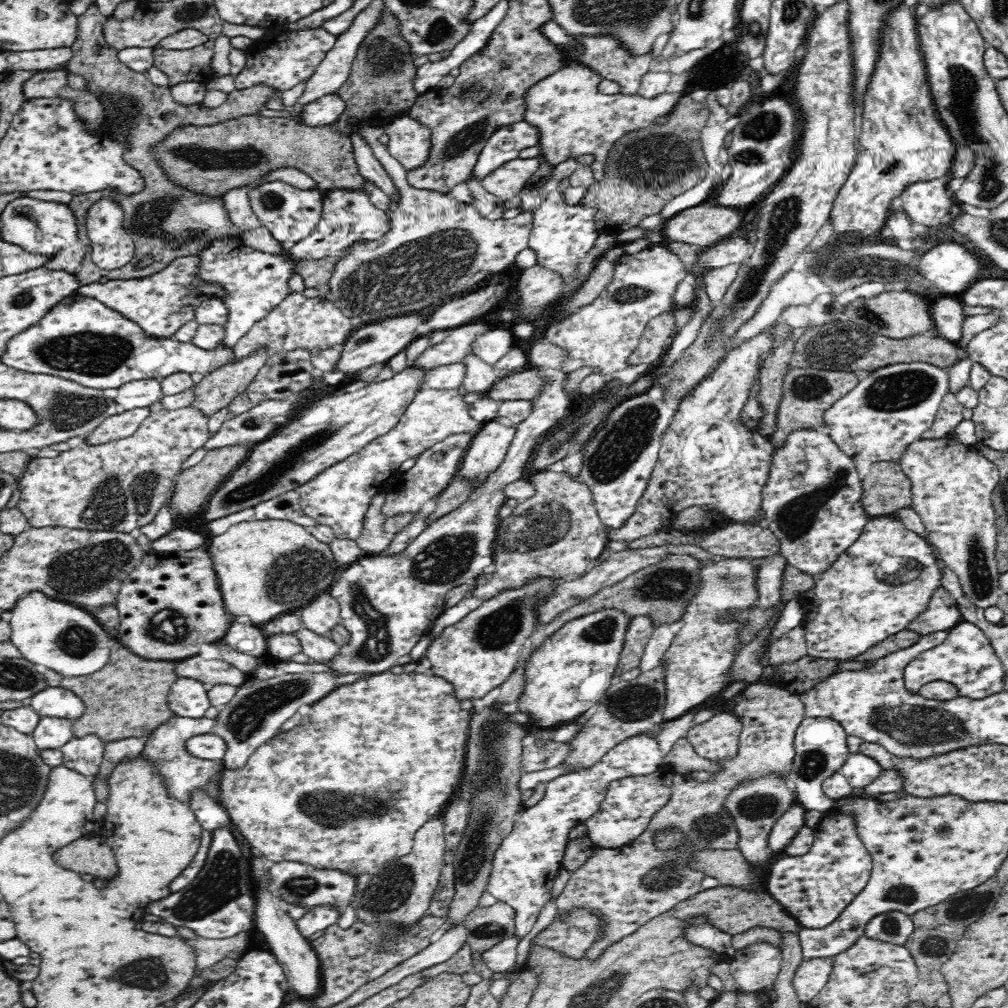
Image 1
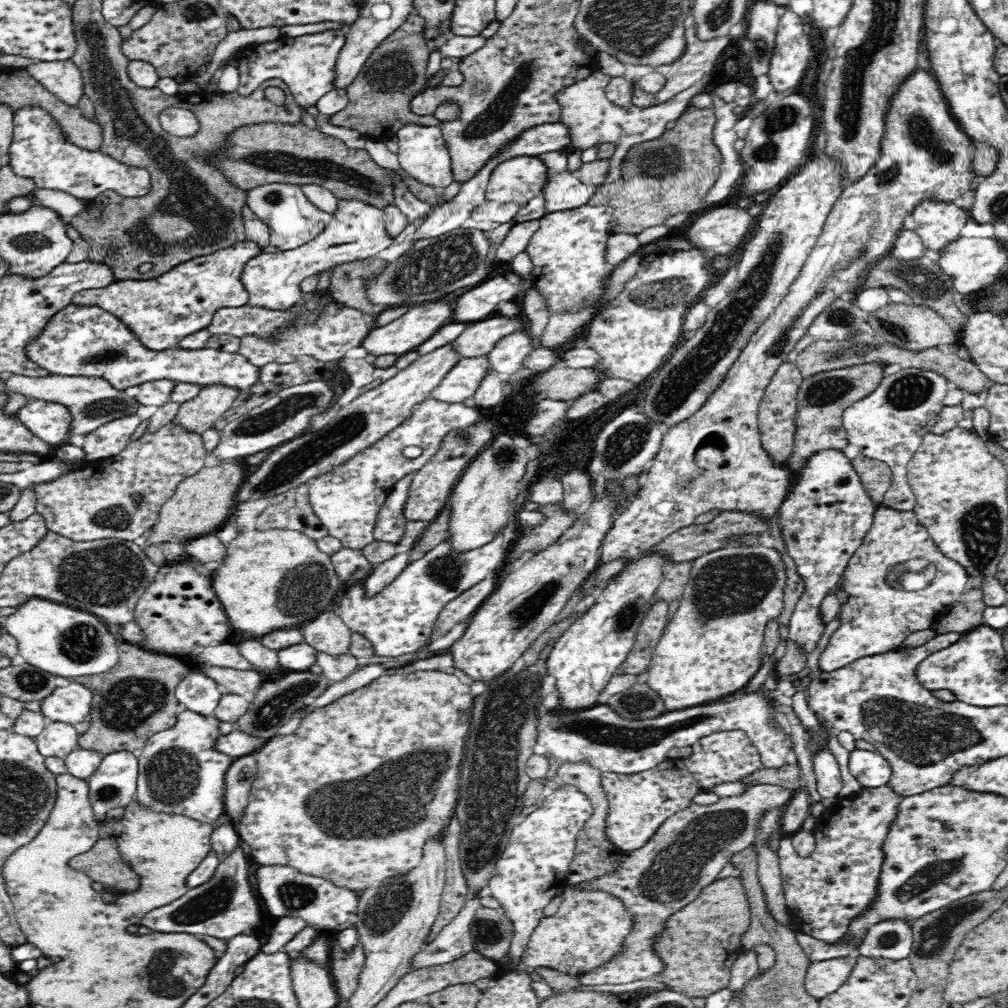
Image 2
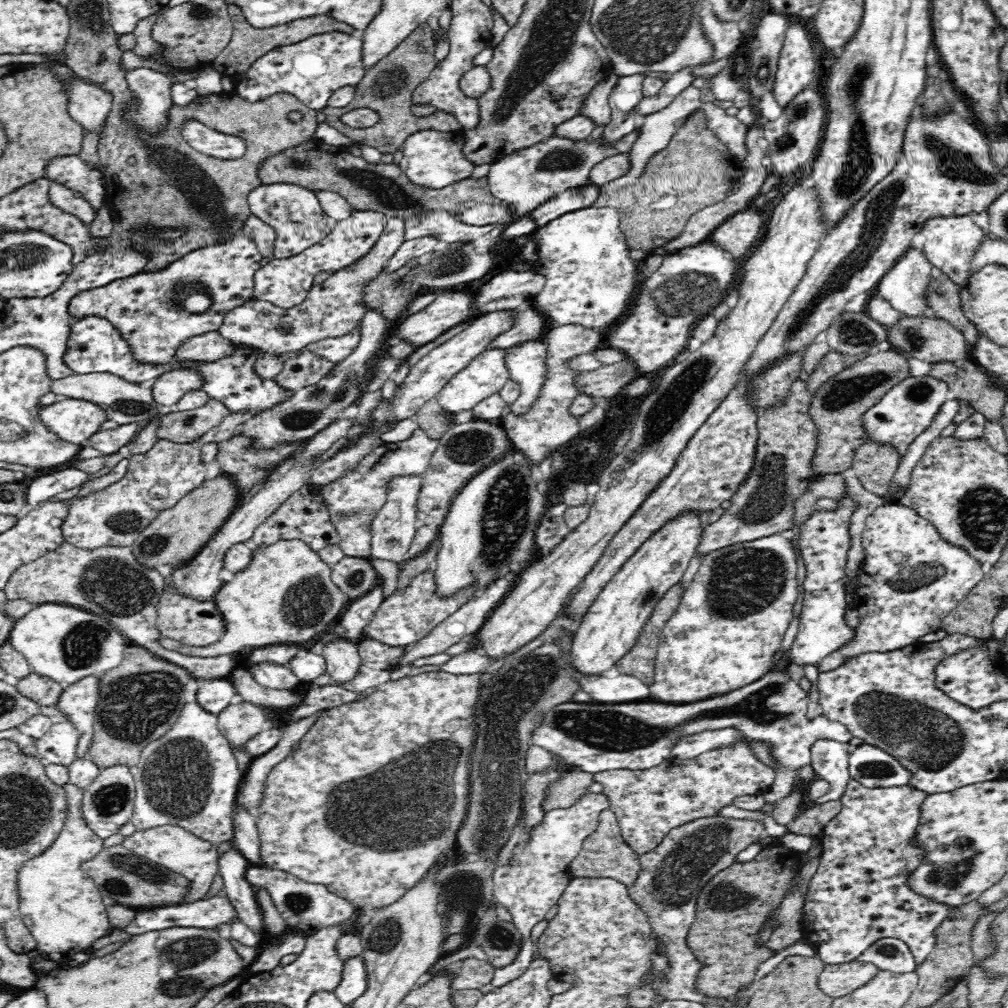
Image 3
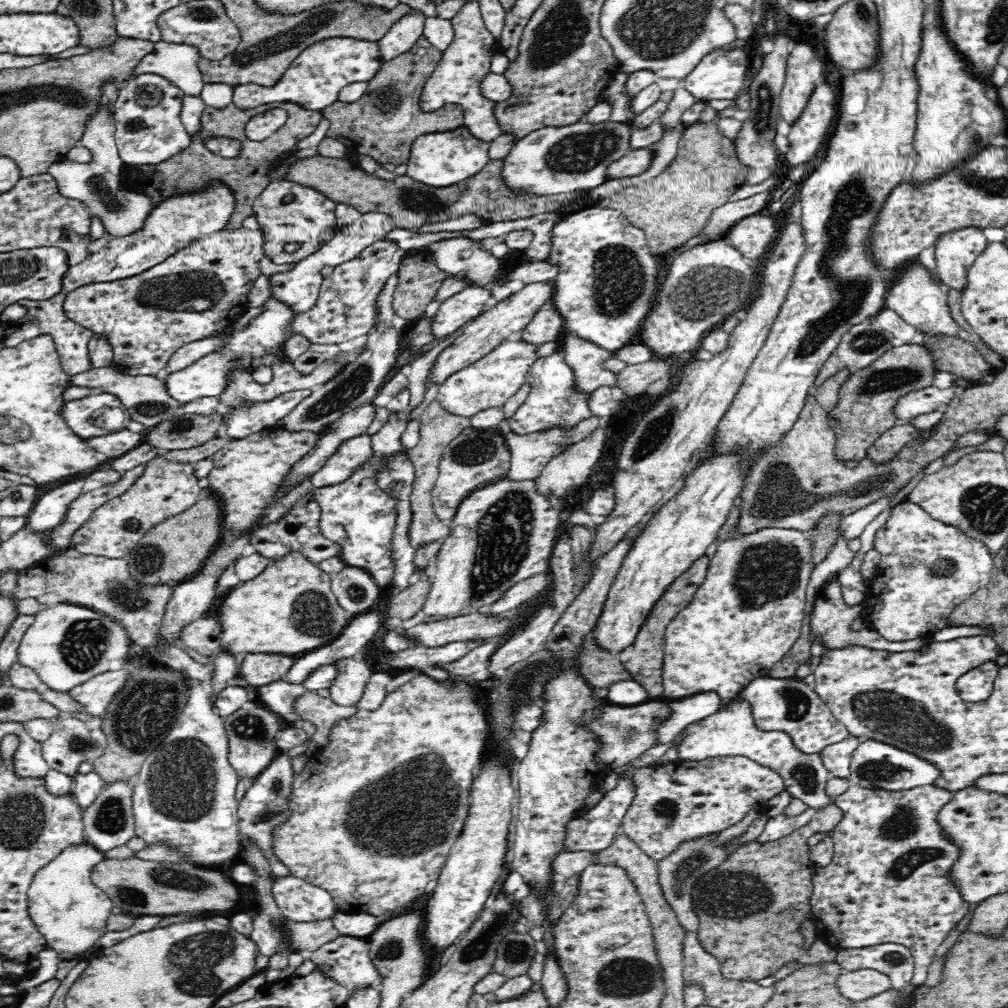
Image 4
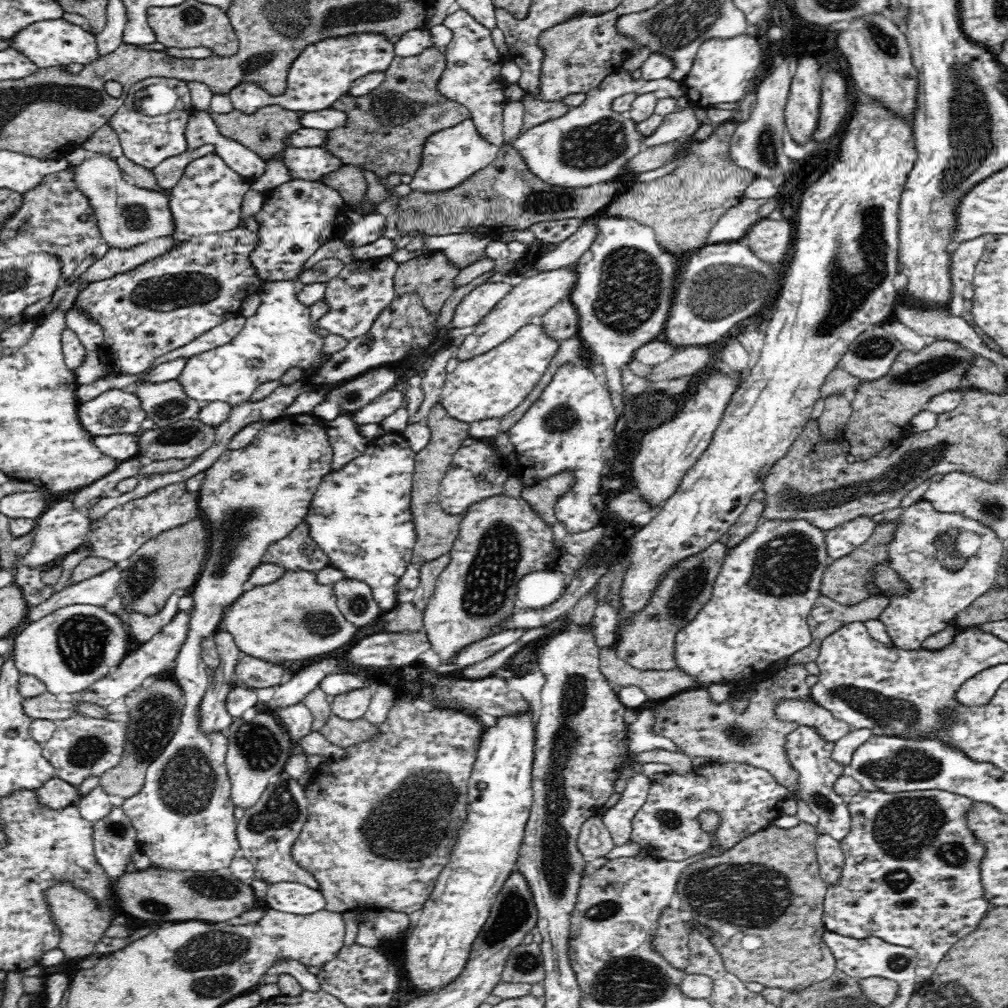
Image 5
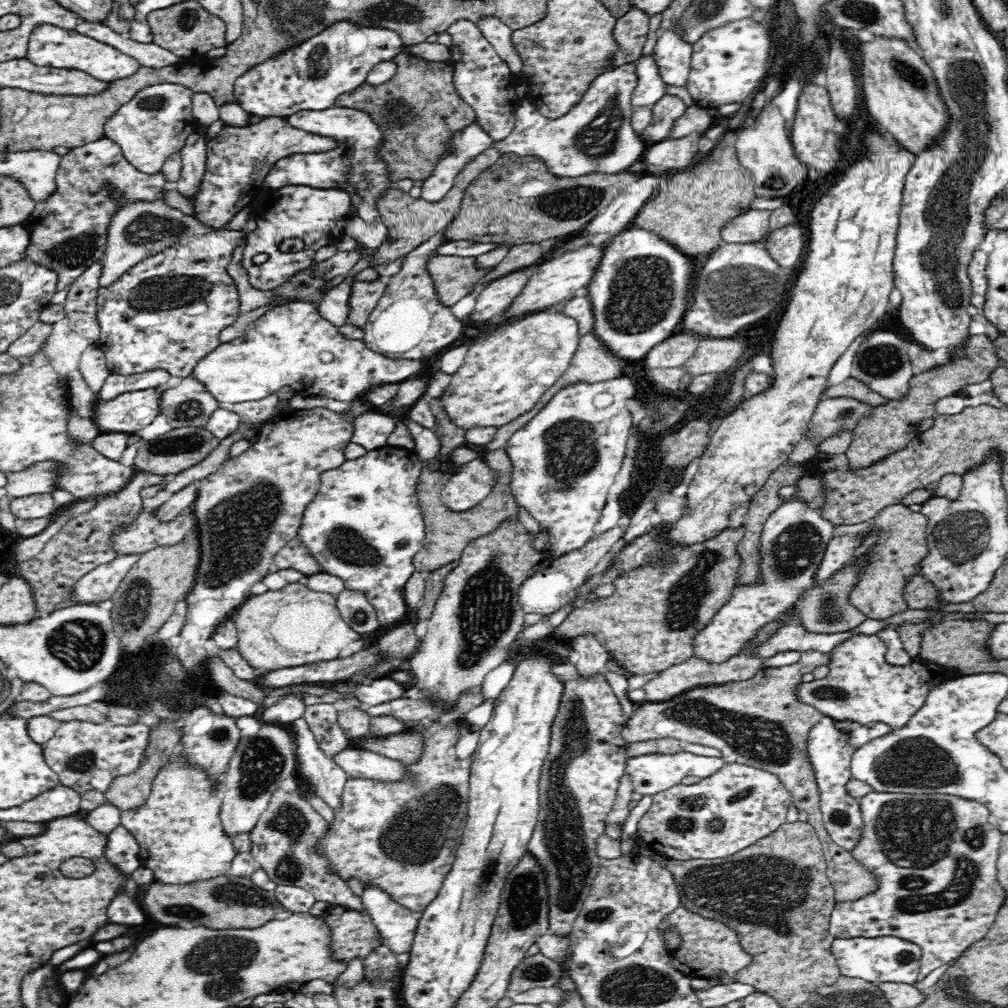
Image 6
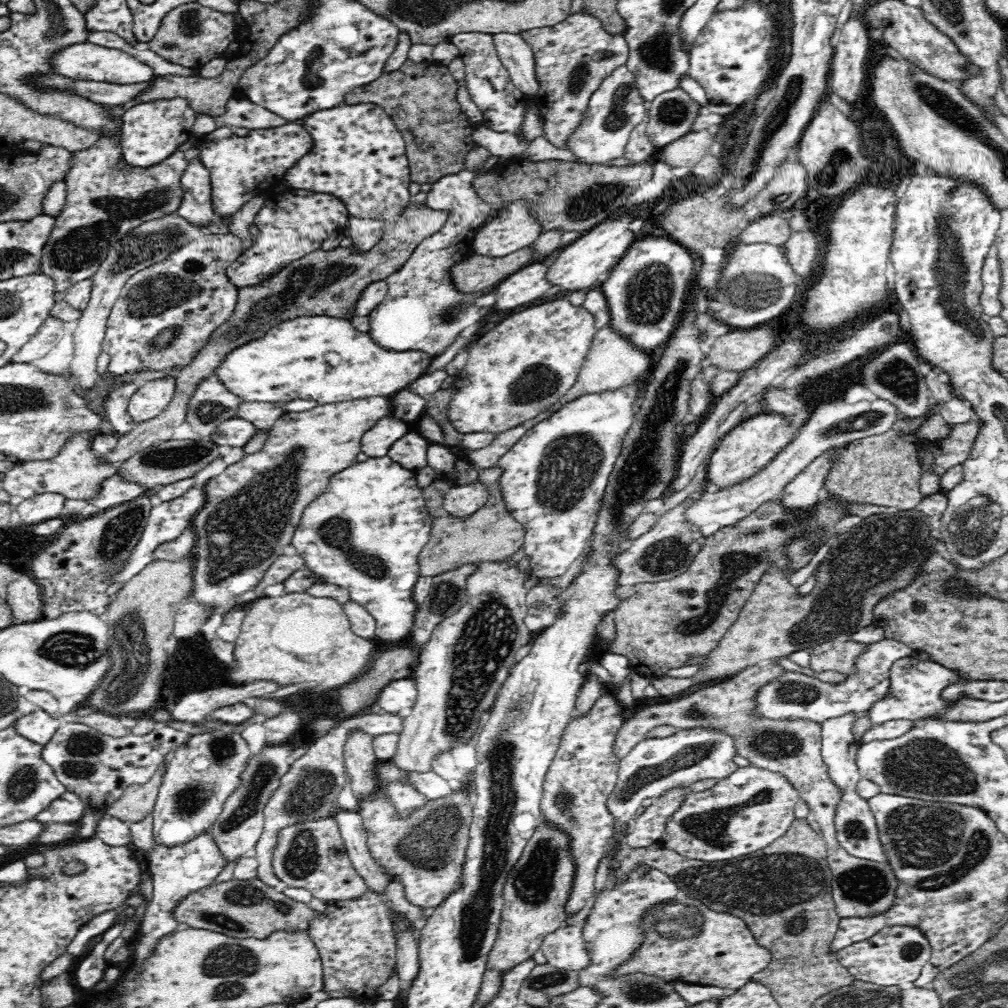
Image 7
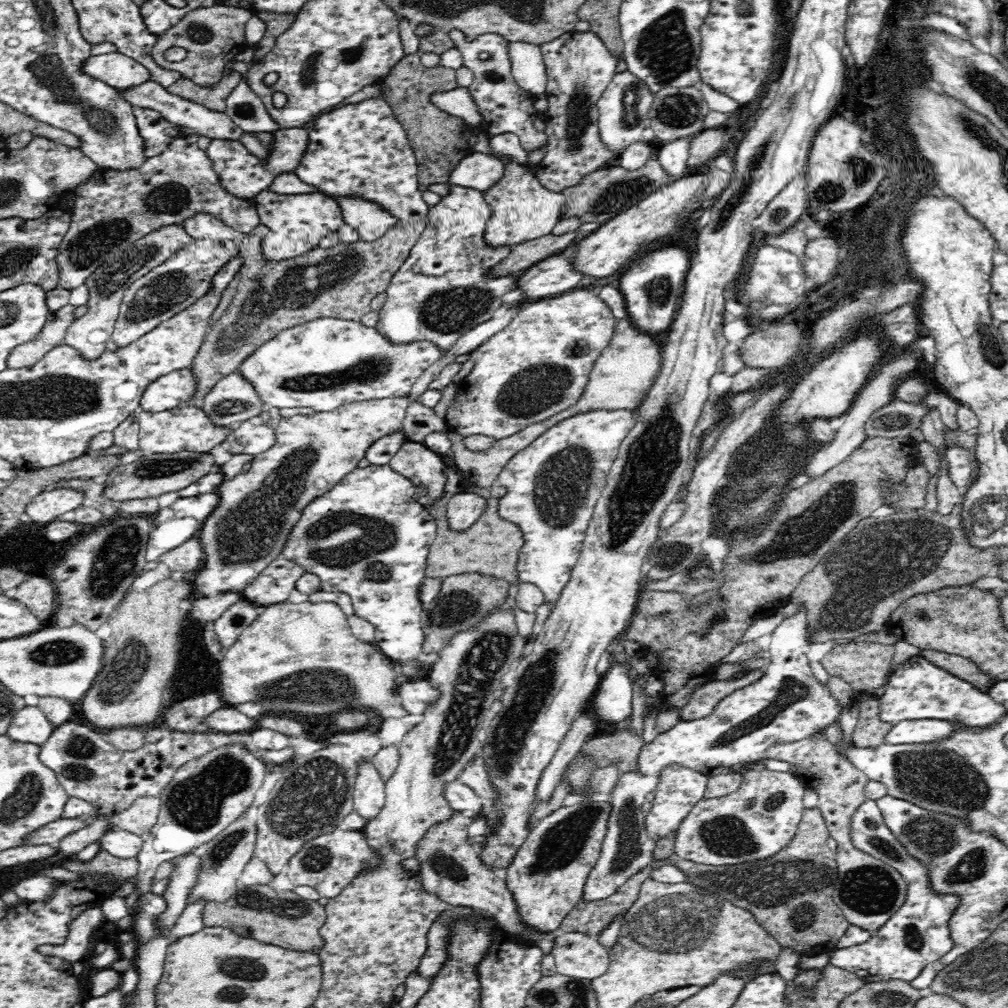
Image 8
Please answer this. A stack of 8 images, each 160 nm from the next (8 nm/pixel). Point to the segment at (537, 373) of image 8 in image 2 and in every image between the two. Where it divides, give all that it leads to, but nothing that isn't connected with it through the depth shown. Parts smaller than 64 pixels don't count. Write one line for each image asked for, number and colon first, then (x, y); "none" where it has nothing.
2: (464, 379)
3: (487, 374)
4: (490, 382)
5: (490, 385)
6: (505, 374)
7: (528, 362)

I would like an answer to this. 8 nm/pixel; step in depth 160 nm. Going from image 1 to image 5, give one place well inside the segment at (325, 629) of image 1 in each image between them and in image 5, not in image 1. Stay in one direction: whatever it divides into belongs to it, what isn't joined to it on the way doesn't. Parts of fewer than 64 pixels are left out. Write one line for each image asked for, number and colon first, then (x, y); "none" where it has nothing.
2: (328, 634)
3: (343, 659)
4: (348, 687)
5: (351, 706)

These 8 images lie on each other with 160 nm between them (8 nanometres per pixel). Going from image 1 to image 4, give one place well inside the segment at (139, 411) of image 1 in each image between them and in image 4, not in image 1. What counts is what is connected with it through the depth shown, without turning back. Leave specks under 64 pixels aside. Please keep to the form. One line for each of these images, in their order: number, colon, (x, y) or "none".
2: (110, 439)
3: (109, 441)
4: (115, 444)

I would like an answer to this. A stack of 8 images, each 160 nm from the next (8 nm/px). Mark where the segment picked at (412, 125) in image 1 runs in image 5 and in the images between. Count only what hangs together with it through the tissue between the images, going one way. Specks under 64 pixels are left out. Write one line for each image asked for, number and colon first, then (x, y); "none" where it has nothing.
2: (423, 154)
3: (434, 159)
4: (440, 159)
5: (450, 156)

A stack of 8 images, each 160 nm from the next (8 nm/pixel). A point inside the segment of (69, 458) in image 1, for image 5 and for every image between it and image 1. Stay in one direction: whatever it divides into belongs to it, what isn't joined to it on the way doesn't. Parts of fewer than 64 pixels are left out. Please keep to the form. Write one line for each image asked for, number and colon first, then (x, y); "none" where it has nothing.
2: (119, 497)
3: (156, 480)
4: (166, 488)
5: (123, 530)

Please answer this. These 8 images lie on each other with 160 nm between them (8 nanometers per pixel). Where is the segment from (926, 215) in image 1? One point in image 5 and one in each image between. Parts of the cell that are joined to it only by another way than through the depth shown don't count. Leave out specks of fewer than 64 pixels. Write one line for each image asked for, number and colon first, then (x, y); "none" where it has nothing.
2: (938, 224)
3: (951, 242)
4: (956, 252)
5: (966, 256)

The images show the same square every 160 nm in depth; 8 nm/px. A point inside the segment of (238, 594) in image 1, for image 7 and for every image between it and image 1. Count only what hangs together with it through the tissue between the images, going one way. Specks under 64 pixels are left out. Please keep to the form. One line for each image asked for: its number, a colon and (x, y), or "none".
2: (278, 579)
3: (286, 595)
4: (290, 609)
5: (295, 619)
6: (294, 626)
7: (297, 638)

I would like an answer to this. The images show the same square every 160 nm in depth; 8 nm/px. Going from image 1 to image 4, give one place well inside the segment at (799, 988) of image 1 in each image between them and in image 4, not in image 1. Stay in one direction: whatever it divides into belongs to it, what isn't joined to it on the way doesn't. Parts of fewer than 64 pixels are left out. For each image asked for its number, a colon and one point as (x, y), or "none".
2: (823, 977)
3: (838, 980)
4: (859, 985)

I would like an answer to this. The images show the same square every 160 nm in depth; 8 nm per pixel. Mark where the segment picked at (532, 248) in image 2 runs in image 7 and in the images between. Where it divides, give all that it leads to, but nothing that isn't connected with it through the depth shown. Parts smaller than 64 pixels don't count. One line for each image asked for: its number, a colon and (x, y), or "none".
3: (591, 280)
4: (608, 283)
5: (626, 288)
6: (639, 293)
7: (647, 291)

